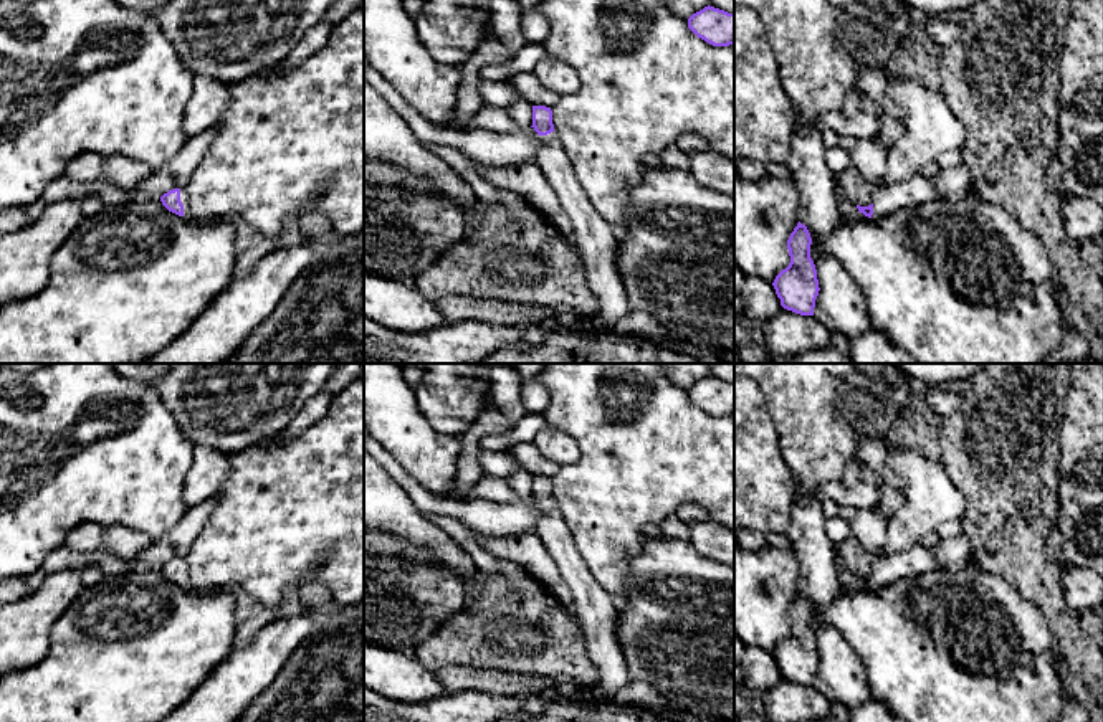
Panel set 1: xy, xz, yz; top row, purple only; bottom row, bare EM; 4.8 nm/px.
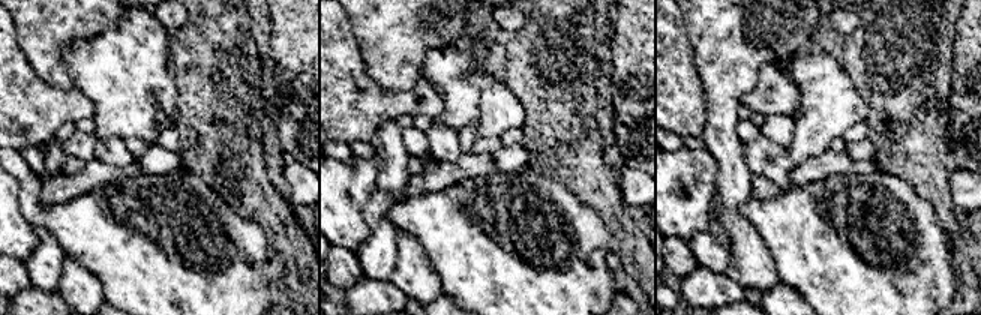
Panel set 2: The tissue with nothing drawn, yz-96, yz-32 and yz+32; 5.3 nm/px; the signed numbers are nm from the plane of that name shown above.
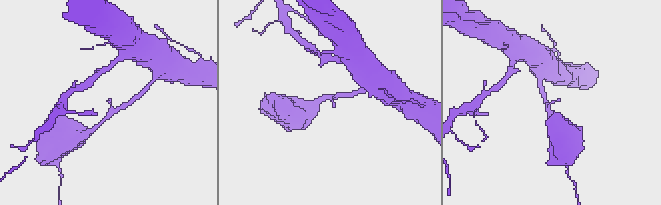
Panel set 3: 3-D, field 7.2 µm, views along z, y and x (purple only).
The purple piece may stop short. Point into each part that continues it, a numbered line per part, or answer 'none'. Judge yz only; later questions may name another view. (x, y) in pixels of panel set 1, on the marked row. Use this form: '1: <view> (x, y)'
1: yz (916, 190)

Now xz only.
1: xz (596, 242)

